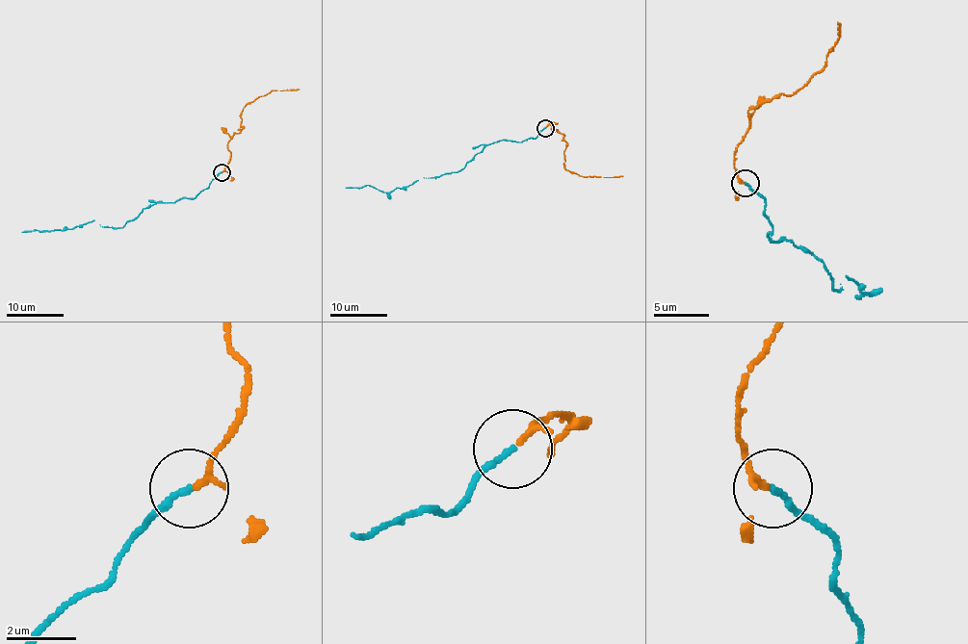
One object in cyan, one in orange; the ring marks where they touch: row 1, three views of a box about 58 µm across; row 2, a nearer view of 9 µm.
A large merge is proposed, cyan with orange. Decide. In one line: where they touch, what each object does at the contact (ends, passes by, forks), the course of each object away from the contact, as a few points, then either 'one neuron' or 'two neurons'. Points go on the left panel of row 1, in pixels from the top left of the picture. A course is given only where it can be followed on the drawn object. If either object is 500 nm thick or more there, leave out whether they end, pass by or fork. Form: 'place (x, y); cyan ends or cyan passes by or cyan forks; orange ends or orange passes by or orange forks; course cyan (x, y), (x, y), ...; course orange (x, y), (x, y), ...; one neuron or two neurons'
place (222, 172); cyan ends; orange passes by; course cyan (221, 171), (194, 197), (156, 202), (146, 206), (122, 227), (102, 227), (92, 220), (65, 230), (22, 232); course orange (222, 171), (228, 163), (228, 143), (242, 127), (241, 114), (244, 108), (273, 90), (300, 89); one neuron

